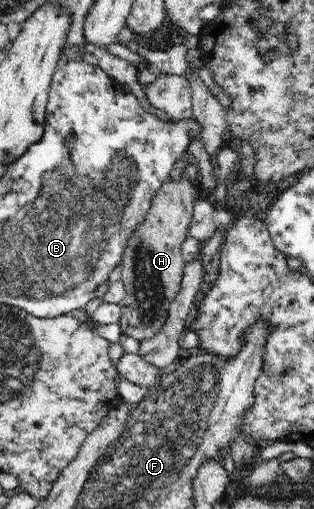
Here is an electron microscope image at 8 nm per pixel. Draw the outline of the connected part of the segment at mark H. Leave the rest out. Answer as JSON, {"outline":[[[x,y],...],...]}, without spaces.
{"outline":[[[181,178],[165,182],[155,194],[154,201],[146,215],[146,220],[134,231],[127,244],[122,261],[121,279],[126,289],[126,297],[118,305],[121,307],[121,317],[118,322],[122,334],[133,337],[139,343],[154,338],[163,331],[173,299],[183,291],[184,269],[187,265],[182,254],[182,243],[189,236],[190,223],[194,205],[197,200],[193,190],[193,182]]]}

